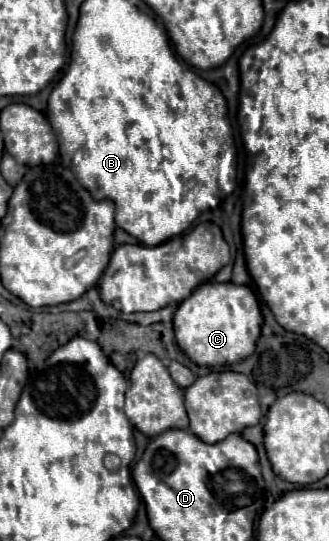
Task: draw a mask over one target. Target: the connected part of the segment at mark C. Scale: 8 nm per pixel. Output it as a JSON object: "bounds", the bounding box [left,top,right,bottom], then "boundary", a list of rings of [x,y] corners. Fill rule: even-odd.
{"bounds":[173,282,262,366],"boundary":[[[206,282],[200,284],[178,306],[173,326],[178,346],[192,362],[200,366],[218,366],[248,358],[254,352],[256,340],[260,336],[262,314],[258,308],[258,300],[248,286],[238,286],[232,282]]]}

